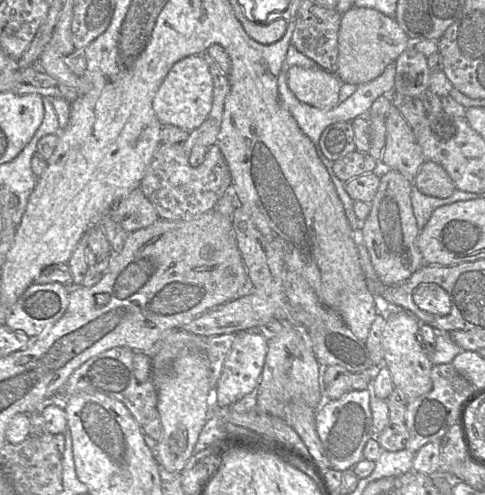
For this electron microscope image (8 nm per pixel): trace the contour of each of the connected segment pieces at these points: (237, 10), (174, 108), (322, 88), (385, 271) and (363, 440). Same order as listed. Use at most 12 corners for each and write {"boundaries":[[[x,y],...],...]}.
{"boundaries":[[[231,1],[236,18],[247,35],[264,45],[277,42],[288,26],[279,18],[269,24],[246,18]],[[203,54],[176,62],[153,109],[162,125],[197,129],[213,104]],[[292,66],[287,84],[301,102],[330,109],[343,83],[320,67]],[[393,169],[359,239],[381,282],[399,284],[425,263],[413,182]],[[349,390],[316,411],[331,468],[363,458],[374,426],[370,391]]]}

